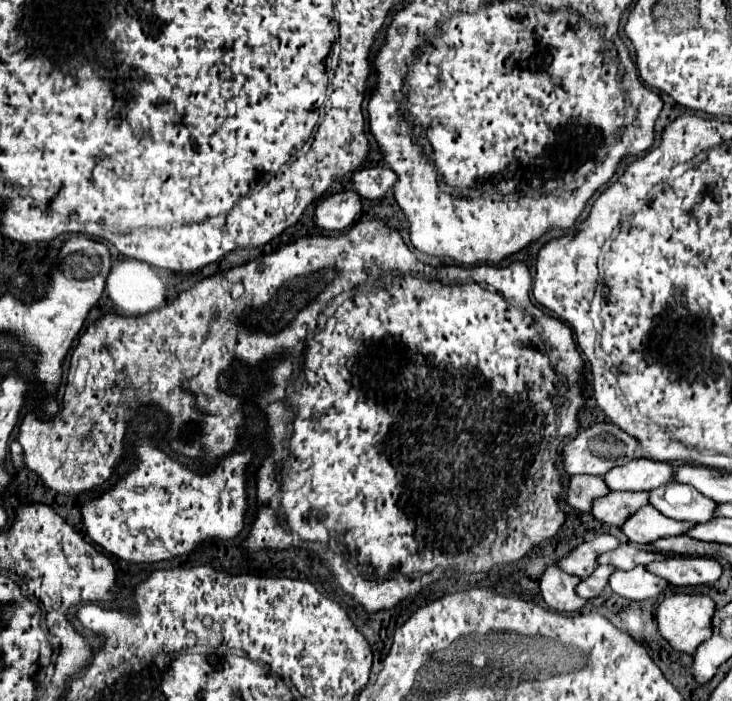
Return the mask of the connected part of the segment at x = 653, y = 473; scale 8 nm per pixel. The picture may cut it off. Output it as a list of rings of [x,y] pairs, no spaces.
[[[634,458],[624,466],[612,468],[604,480],[610,490],[654,490],[674,480],[674,466],[650,458]]]

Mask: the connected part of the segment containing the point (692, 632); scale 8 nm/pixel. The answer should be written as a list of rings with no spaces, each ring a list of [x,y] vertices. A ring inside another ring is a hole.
[[[674,594],[658,606],[660,634],[670,646],[700,646],[712,634],[716,604],[704,594]]]

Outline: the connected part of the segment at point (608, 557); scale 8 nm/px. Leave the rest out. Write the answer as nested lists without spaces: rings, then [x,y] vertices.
[[[620,544],[612,552],[604,552],[598,556],[598,564],[612,564],[618,570],[632,570],[638,564],[650,564],[652,560],[666,558],[662,552],[644,550],[644,546],[636,544]]]

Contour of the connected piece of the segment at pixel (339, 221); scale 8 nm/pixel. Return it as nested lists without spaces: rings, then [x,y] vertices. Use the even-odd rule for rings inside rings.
[[[354,190],[338,192],[316,204],[314,222],[324,230],[342,232],[354,222],[360,210],[362,210],[362,198],[358,198]]]

